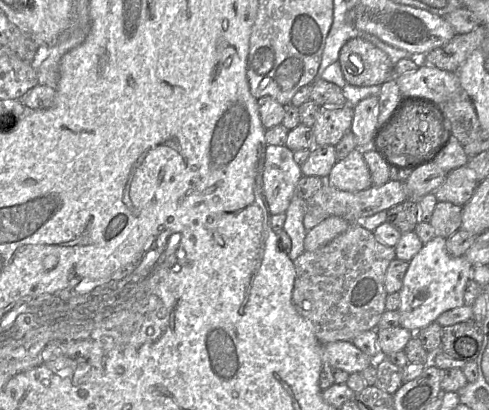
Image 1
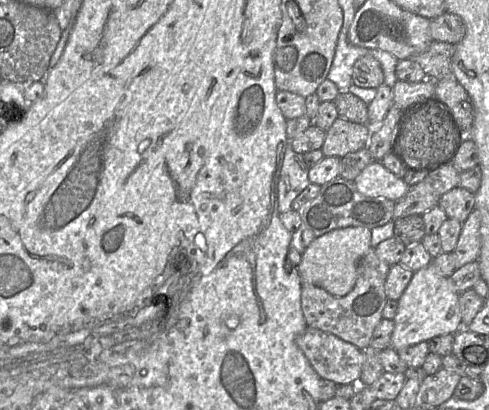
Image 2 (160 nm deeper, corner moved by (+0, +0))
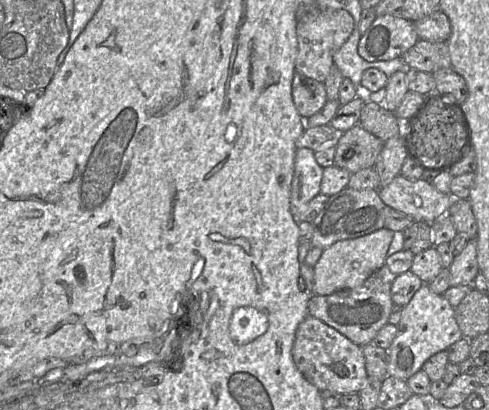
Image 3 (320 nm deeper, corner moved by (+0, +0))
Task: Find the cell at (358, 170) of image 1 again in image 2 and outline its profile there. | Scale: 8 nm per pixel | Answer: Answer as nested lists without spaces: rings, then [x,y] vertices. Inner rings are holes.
[[[372,161],[353,181],[357,190],[367,197],[384,197],[397,202],[410,186],[379,161]]]

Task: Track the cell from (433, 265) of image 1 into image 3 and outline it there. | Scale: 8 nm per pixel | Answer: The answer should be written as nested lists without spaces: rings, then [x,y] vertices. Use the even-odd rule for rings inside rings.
[[[423,283],[411,300],[402,307],[397,324],[397,334],[386,350],[388,374],[406,381],[421,370],[423,364],[434,354],[446,351],[463,335],[454,315],[454,308],[443,297],[431,291],[429,283]]]

